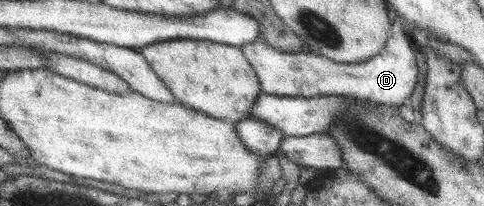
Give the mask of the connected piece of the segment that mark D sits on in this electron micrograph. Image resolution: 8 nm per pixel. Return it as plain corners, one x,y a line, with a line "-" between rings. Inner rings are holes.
401,17
393,21
392,37
389,38
385,48
375,57
367,62
360,63
342,63
318,55
313,52
305,51
284,51
274,47
266,42
263,37
257,42
245,43
242,47
249,57
249,60
256,67
260,74
264,92
269,94
278,94
279,96
305,97
313,98
317,96
349,96
361,101
371,101
376,104
387,106
401,106
407,103
409,97
415,92
415,86
419,82
419,68
415,61
415,48
413,48
413,38
408,30
403,30
405,24
401,22

